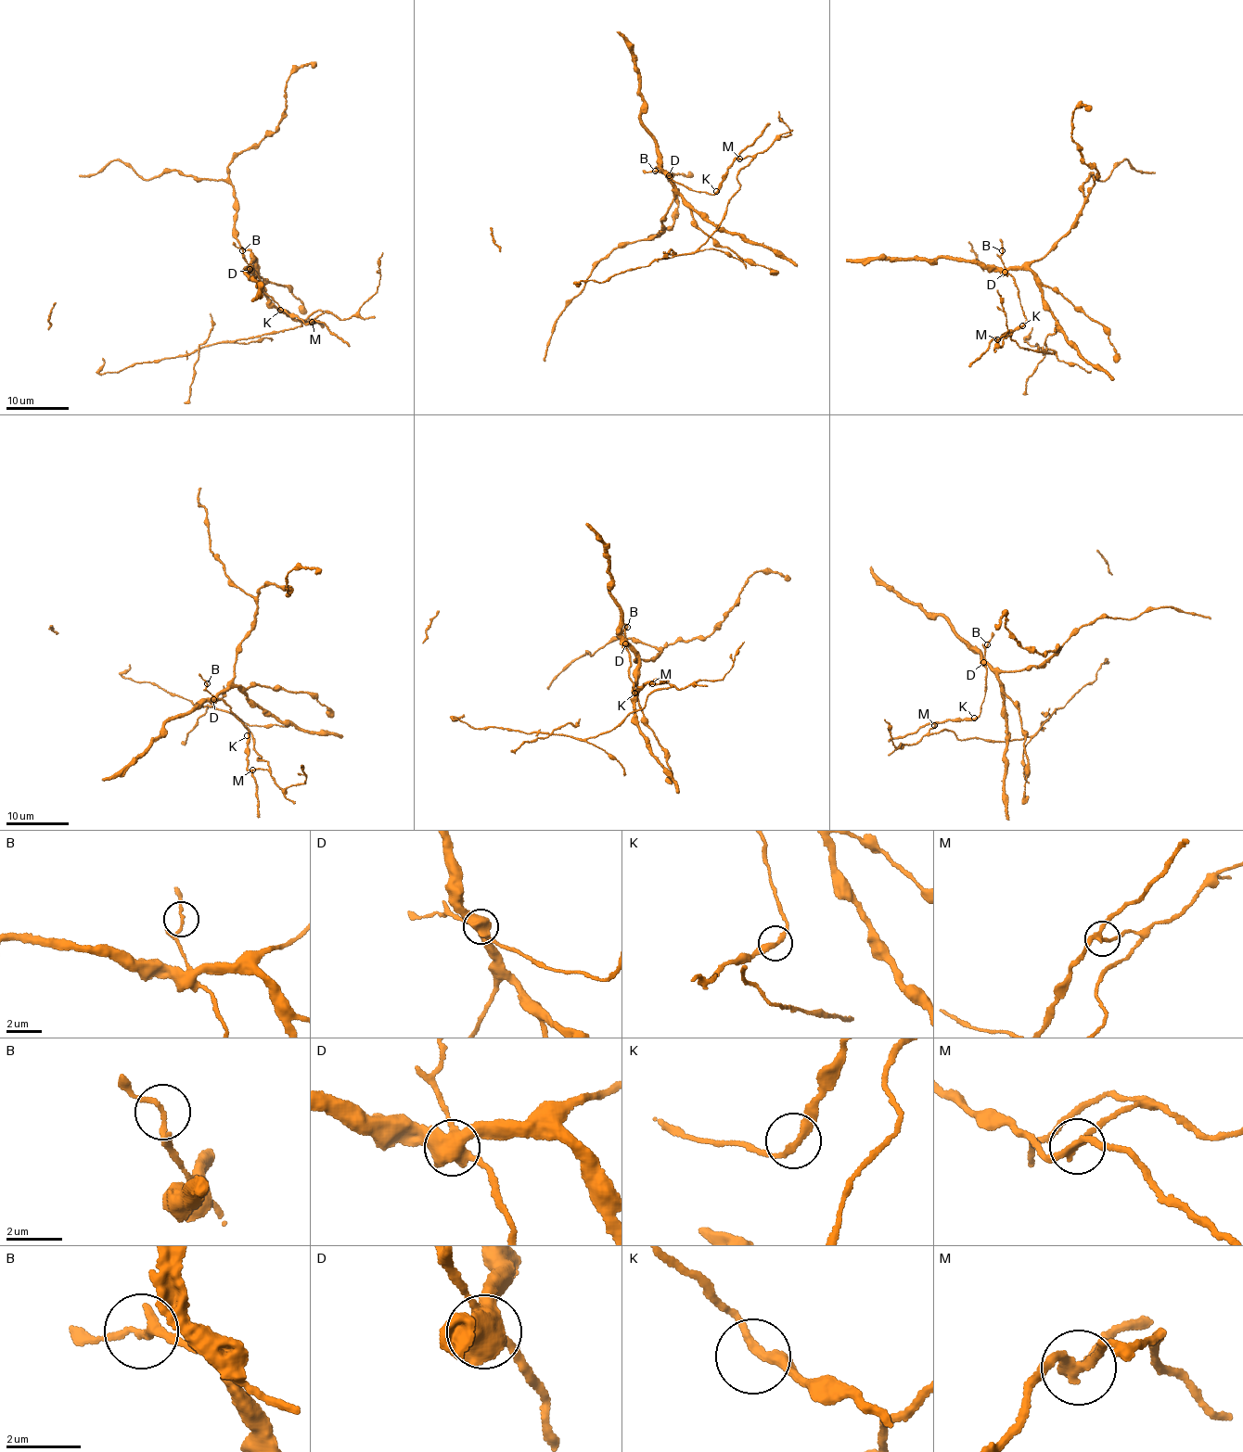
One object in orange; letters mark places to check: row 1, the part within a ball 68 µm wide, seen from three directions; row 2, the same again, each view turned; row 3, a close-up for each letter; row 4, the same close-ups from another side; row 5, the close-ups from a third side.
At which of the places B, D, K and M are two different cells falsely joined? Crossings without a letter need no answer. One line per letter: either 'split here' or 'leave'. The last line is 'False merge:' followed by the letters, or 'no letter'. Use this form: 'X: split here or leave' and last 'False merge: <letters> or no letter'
B: leave
D: split here
K: leave
M: split here
False merge: D, M

